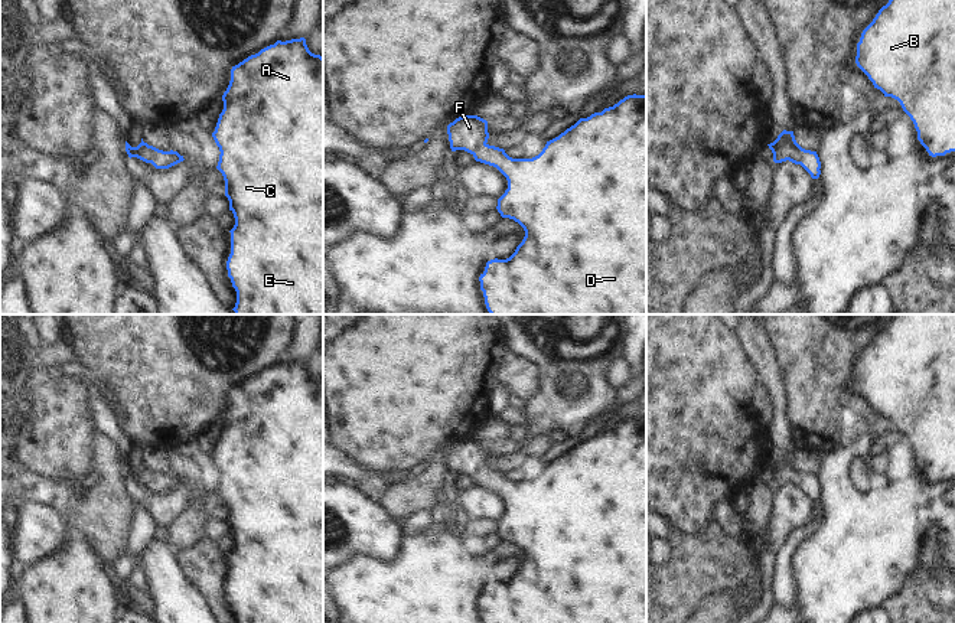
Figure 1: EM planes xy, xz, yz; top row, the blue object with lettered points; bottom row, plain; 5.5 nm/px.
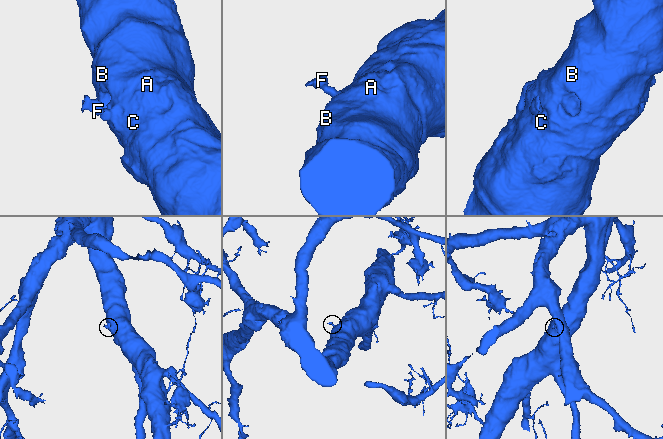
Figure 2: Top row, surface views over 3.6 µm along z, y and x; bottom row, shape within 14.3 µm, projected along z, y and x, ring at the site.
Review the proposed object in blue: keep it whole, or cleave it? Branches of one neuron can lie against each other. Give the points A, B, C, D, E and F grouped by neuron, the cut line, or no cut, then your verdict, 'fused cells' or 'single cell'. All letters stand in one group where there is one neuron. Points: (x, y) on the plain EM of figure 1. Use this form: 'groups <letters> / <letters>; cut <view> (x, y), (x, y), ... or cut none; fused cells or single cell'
groups A B C D E F; cut none; single cell

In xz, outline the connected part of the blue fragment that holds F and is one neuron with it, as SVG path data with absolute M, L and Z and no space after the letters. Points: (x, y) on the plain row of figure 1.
M628 418L613 430L580 441L558 460L547 464L542 474L532 482L512 482L503 472L489 469L488 444L478 438L456 441L447 449L452 474L465 473L476 485L496 490L508 503L508 512L498 522L498 535L502 541L518 545L525 560L515 575L506 583L490 583L480 597L480 613L485 623L646 623L646 418Z

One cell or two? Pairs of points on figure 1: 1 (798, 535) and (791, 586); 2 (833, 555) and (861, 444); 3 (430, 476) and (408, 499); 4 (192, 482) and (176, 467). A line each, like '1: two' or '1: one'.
1: one
2: one
3: one
4: one

